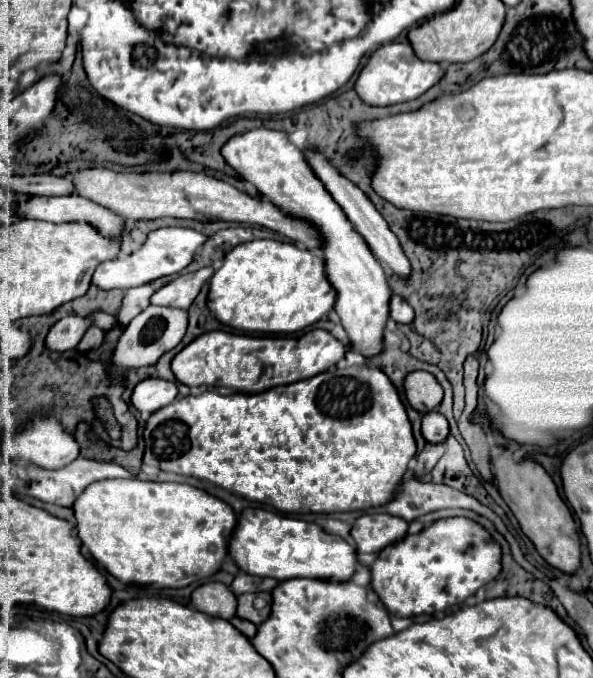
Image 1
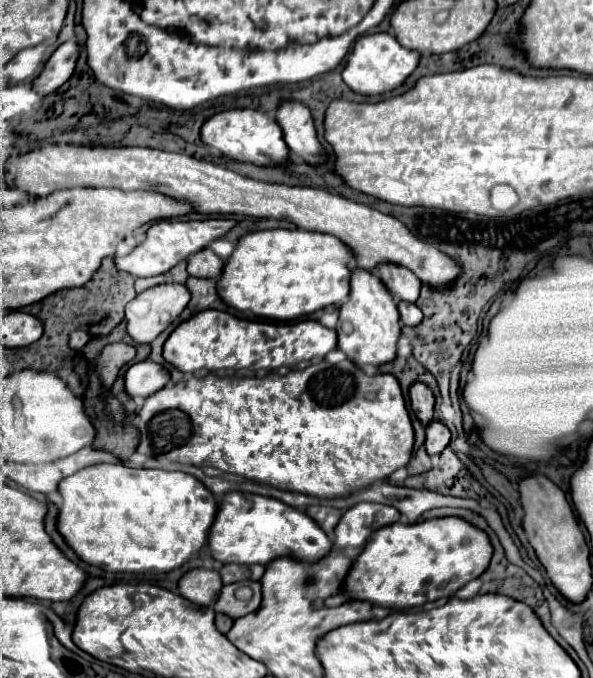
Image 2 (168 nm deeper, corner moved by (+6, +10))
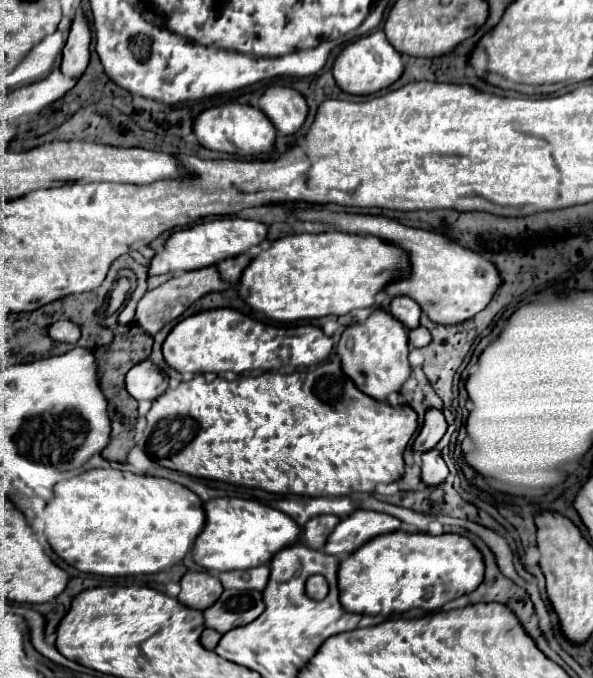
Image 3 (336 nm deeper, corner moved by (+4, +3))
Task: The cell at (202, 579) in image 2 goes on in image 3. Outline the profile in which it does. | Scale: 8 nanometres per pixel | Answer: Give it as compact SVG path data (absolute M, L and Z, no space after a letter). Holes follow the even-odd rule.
M186 572L180 580L180 586L182 590L178 594L178 600L194 610L212 606L224 590L220 580L208 572Z

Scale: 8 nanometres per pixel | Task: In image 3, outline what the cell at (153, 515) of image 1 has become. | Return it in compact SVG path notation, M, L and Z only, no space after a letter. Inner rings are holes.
M96 468L86 470L70 480L62 480L52 488L52 500L46 504L46 538L52 550L80 572L120 576L120 574L150 574L182 560L196 536L204 528L202 500L182 484L166 478L140 476L132 472Z

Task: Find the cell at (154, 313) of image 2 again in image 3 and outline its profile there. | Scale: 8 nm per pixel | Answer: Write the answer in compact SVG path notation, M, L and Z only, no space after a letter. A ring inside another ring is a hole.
M208 266L208 268L200 268L200 270L192 270L192 272L184 272L184 274L178 274L174 278L170 278L168 282L164 282L162 286L154 288L154 290L148 290L144 294L144 298L138 302L138 308L136 308L136 316L134 316L134 322L138 326L142 326L148 334L156 334L164 324L168 324L170 320L174 320L176 316L180 316L192 302L196 302L198 298L202 298L204 294L210 294L210 292L222 292L226 288L230 288L232 284L222 280L220 272L216 270L216 266Z

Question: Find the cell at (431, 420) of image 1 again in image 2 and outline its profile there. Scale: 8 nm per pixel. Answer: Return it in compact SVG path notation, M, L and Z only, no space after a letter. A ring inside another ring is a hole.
M432 421L428 427L426 427L426 451L428 455L440 455L442 449L448 445L450 441L450 429L440 423L440 421Z

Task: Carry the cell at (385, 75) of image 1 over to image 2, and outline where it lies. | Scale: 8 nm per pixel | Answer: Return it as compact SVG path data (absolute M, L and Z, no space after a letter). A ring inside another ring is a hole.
M390 33L362 35L354 43L352 55L348 57L348 63L342 71L342 79L352 91L360 95L382 95L398 89L408 79L408 75L418 67L418 63L420 53L402 47L394 35Z

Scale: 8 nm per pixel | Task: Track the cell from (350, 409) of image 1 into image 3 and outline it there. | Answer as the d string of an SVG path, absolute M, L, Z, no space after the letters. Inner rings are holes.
M338 356L314 370L296 370L290 374L269 371L236 380L214 378L212 382L204 376L194 376L190 382L180 382L156 398L146 418L146 452L164 468L194 478L260 488L272 494L314 494L310 498L372 492L376 484L396 482L404 474L404 448L416 430L416 412L408 406L368 400L344 376Z

